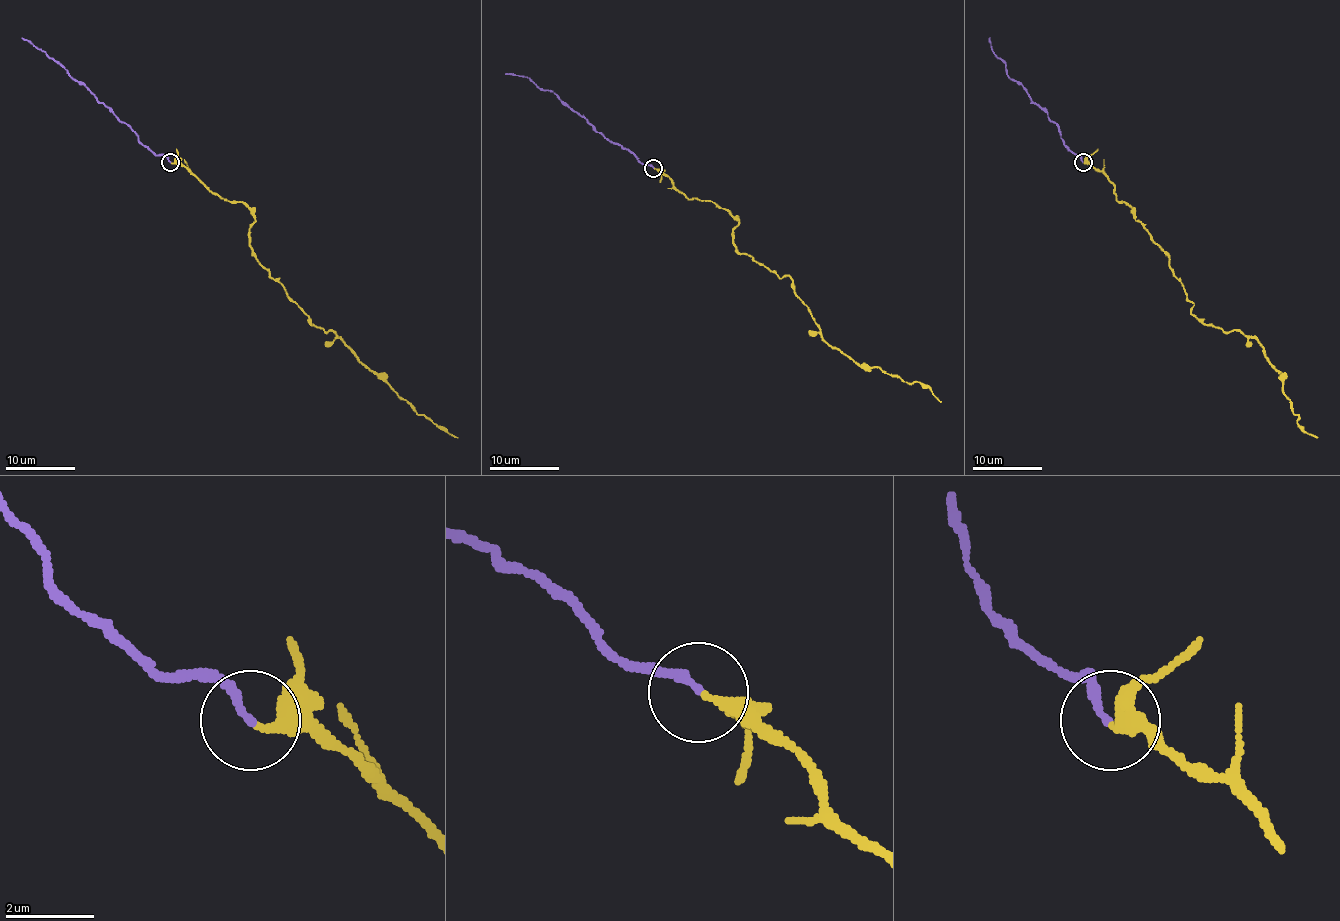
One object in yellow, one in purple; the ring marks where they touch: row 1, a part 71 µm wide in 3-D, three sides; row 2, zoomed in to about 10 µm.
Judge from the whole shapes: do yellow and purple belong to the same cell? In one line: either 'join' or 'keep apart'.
join

